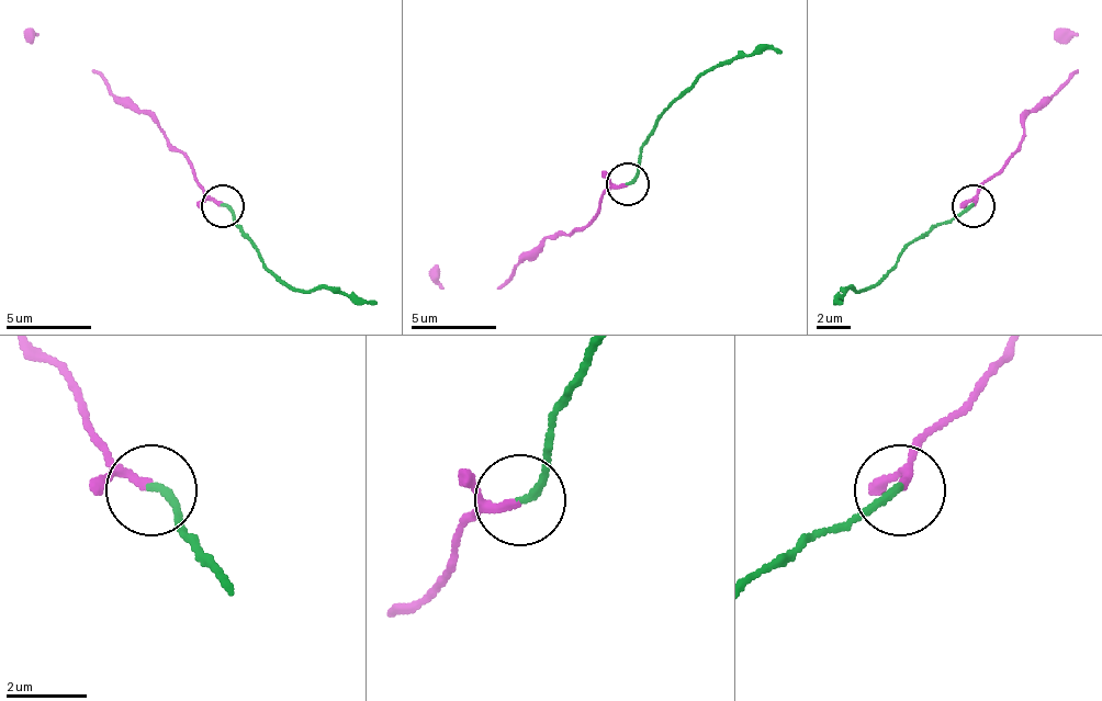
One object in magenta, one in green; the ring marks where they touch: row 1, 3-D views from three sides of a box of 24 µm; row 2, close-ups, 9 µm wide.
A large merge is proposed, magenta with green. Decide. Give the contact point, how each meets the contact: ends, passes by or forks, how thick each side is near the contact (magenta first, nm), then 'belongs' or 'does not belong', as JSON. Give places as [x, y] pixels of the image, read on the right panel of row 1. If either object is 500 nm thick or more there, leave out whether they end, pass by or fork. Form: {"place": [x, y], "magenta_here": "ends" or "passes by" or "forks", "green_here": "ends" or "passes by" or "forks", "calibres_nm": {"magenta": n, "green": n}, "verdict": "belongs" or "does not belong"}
{"place": [973, 206], "magenta_here": "passes by", "green_here": "ends", "calibres_nm": {"magenta": 160, "green": 190}, "verdict": "belongs"}

